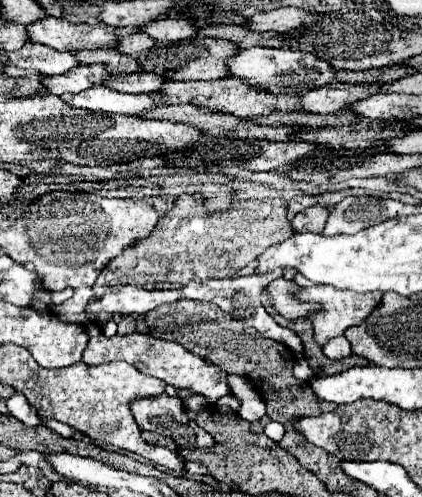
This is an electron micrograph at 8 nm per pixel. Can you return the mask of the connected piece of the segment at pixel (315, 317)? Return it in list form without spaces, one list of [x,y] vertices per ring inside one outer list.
[[[313,285],[313,287],[307,287],[307,289],[301,289],[295,293],[295,297],[299,301],[305,301],[305,303],[315,303],[319,305],[321,309],[311,313],[309,315],[309,321],[313,323],[313,329],[315,329],[315,341],[319,345],[323,345],[327,339],[331,337],[337,337],[337,335],[343,335],[343,331],[351,325],[361,325],[369,313],[375,309],[375,305],[381,303],[381,297],[383,293],[379,291],[371,291],[371,293],[351,293],[351,291],[339,291],[339,289],[333,289],[333,287],[325,287],[325,285]]]

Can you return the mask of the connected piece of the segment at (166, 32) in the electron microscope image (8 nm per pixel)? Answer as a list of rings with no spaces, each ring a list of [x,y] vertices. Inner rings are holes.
[[[159,19],[159,21],[153,21],[151,25],[141,27],[141,31],[155,37],[157,41],[191,39],[199,33],[195,25],[191,25],[189,21],[183,21],[183,19]]]

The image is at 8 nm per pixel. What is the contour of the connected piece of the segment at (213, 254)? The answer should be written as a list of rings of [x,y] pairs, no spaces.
[[[185,193],[175,199],[173,207],[159,219],[157,227],[135,245],[129,245],[111,259],[111,263],[99,273],[93,295],[101,297],[107,285],[145,285],[145,283],[179,283],[185,285],[191,279],[227,277],[247,267],[263,249],[273,243],[281,243],[293,235],[291,221],[287,217],[287,203],[283,199],[265,201],[239,201],[225,205],[223,209],[207,209],[207,201],[201,193]]]

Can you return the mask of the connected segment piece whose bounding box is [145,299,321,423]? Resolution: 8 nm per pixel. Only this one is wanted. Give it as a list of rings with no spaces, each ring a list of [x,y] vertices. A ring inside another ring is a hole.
[[[179,299],[175,303],[165,303],[151,309],[151,313],[145,315],[145,321],[149,325],[149,335],[177,341],[187,351],[203,359],[209,359],[211,363],[223,367],[227,373],[245,375],[247,379],[251,379],[251,383],[255,383],[263,395],[271,395],[265,399],[267,415],[271,419],[283,423],[283,421],[293,421],[301,415],[321,413],[317,397],[309,387],[309,383],[303,383],[293,377],[295,357],[289,353],[289,349],[281,343],[261,337],[255,329],[247,327],[245,323],[227,317],[215,303]]]

